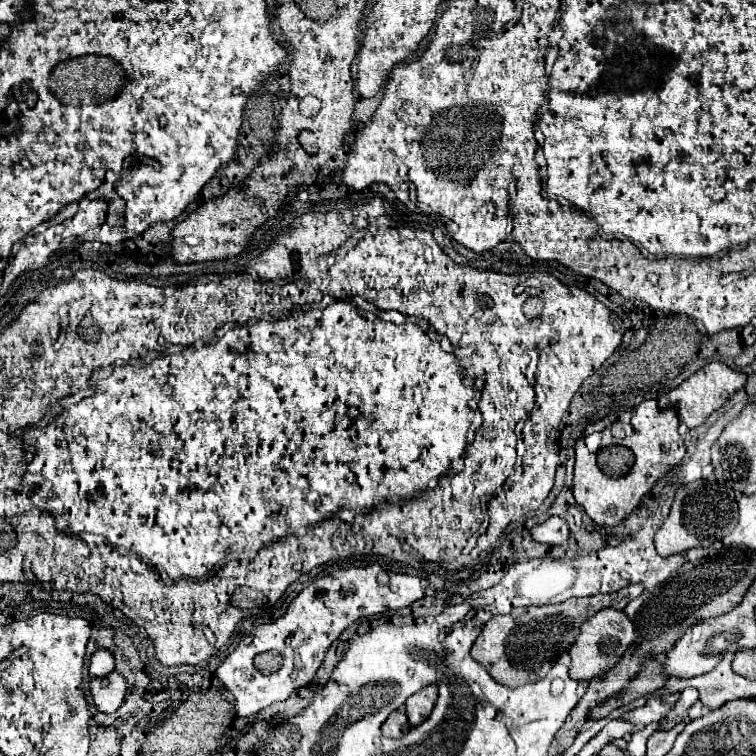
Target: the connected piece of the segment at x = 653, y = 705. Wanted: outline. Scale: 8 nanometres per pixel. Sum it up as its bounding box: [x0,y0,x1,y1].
[622,694,680,728]

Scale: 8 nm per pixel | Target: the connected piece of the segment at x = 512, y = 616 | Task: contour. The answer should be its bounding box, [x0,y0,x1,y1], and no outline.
[472,584,644,688]

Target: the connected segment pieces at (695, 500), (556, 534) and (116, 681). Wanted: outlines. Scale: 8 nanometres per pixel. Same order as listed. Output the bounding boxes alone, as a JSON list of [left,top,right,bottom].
[[654,480,738,556],[530,516,570,546],[90,670,128,714]]

